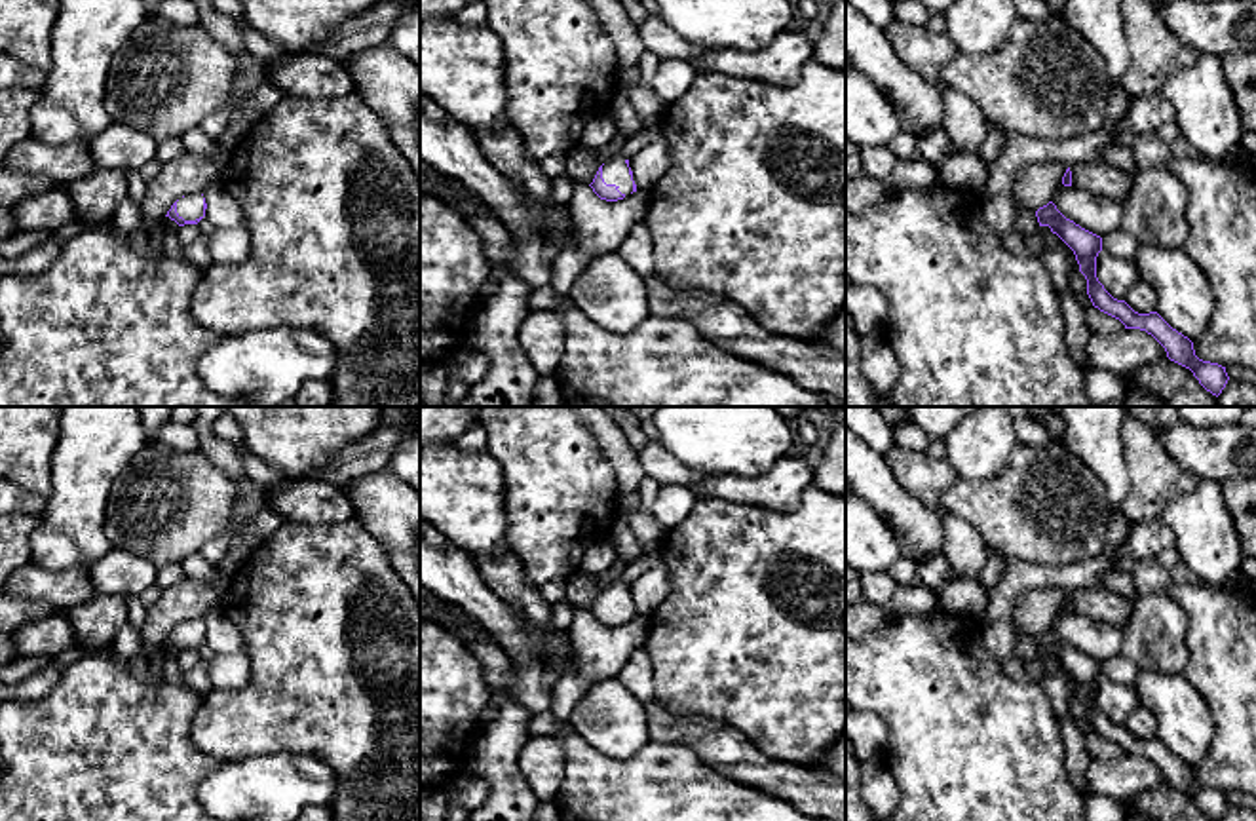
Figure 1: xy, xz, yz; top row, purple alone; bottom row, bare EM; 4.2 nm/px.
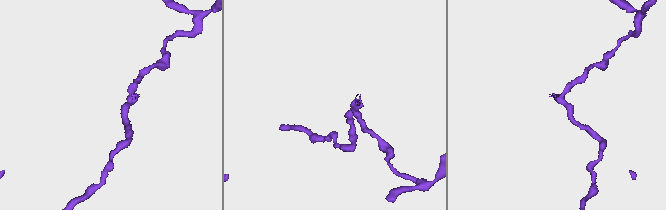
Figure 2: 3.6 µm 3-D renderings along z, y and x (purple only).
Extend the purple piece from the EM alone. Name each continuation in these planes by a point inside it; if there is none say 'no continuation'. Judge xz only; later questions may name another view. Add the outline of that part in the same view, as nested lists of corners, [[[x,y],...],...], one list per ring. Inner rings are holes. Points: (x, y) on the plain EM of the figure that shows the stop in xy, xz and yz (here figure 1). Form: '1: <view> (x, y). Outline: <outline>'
1: xz (614, 597). Outline: [[[618,578],[616,582],[604,587],[602,604],[606,610],[616,610],[618,616],[625,621],[633,618],[633,606],[629,601],[629,593],[621,578]]]

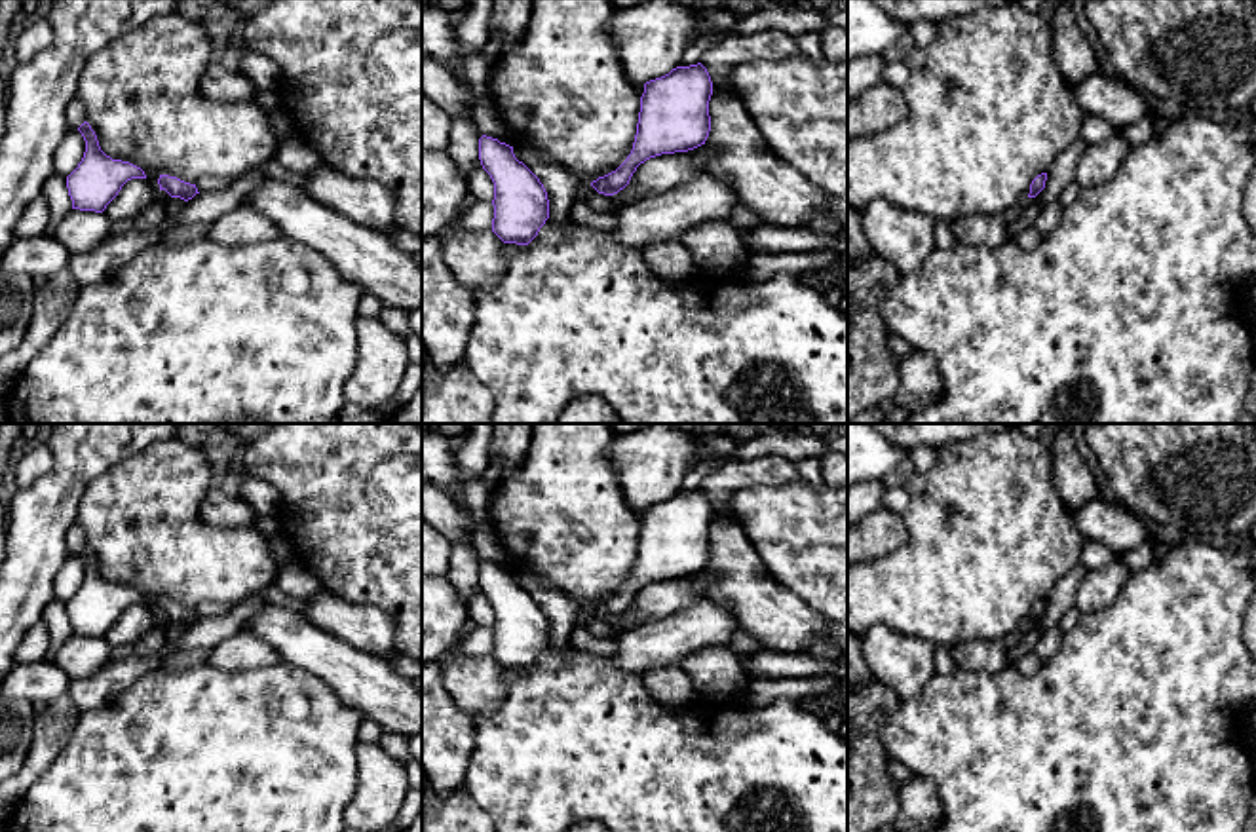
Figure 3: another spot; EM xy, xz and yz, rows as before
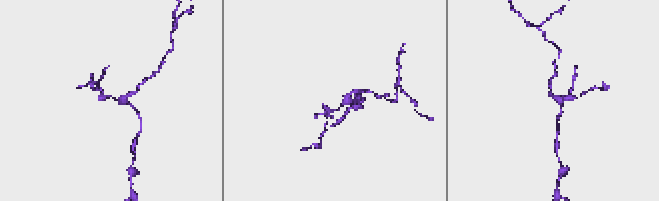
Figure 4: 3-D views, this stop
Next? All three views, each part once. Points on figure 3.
no continuation

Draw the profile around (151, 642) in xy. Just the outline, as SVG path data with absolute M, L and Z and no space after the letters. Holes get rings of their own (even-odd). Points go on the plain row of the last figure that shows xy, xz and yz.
M156 615L156 627L135 642L135 655L158 653L167 642L167 629L171 621L165 615Z

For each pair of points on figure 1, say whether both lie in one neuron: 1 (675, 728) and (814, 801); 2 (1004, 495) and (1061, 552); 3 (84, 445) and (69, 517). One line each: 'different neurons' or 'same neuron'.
1: same neuron
2: same neuron
3: same neuron

